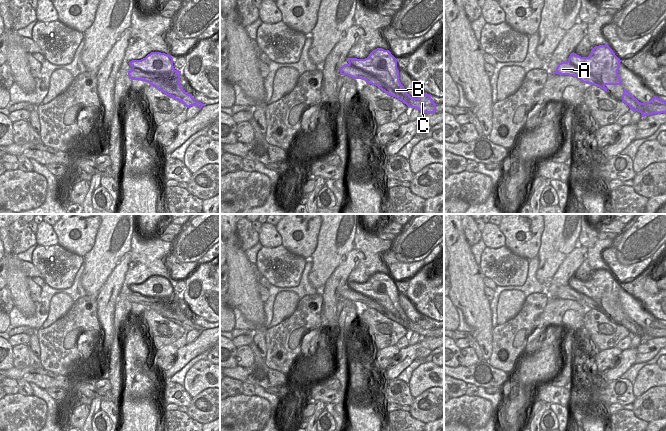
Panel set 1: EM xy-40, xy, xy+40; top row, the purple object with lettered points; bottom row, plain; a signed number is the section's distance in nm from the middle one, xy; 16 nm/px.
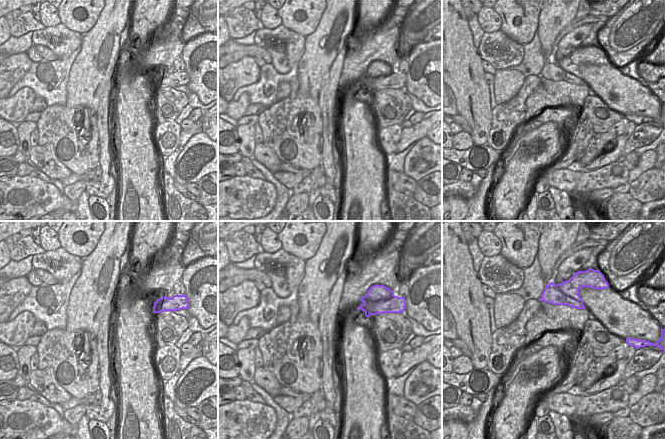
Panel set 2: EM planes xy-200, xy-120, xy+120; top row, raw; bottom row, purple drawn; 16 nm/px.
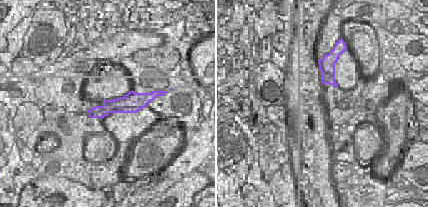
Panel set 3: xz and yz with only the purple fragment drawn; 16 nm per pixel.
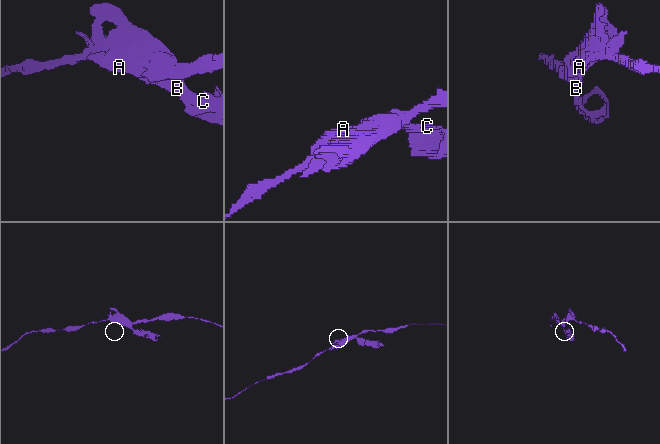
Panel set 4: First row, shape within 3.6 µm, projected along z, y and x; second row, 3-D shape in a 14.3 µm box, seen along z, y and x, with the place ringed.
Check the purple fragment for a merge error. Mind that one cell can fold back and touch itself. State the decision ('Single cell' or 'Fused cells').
Fused cells

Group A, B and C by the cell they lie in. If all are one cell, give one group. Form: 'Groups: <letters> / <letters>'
Groups: A / B C

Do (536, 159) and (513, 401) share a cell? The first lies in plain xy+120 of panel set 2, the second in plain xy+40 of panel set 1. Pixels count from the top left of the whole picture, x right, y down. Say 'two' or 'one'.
one

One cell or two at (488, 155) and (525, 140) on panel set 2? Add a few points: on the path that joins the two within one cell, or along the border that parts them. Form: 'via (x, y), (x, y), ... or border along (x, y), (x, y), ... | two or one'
border along (501, 153), (498, 161) | two

